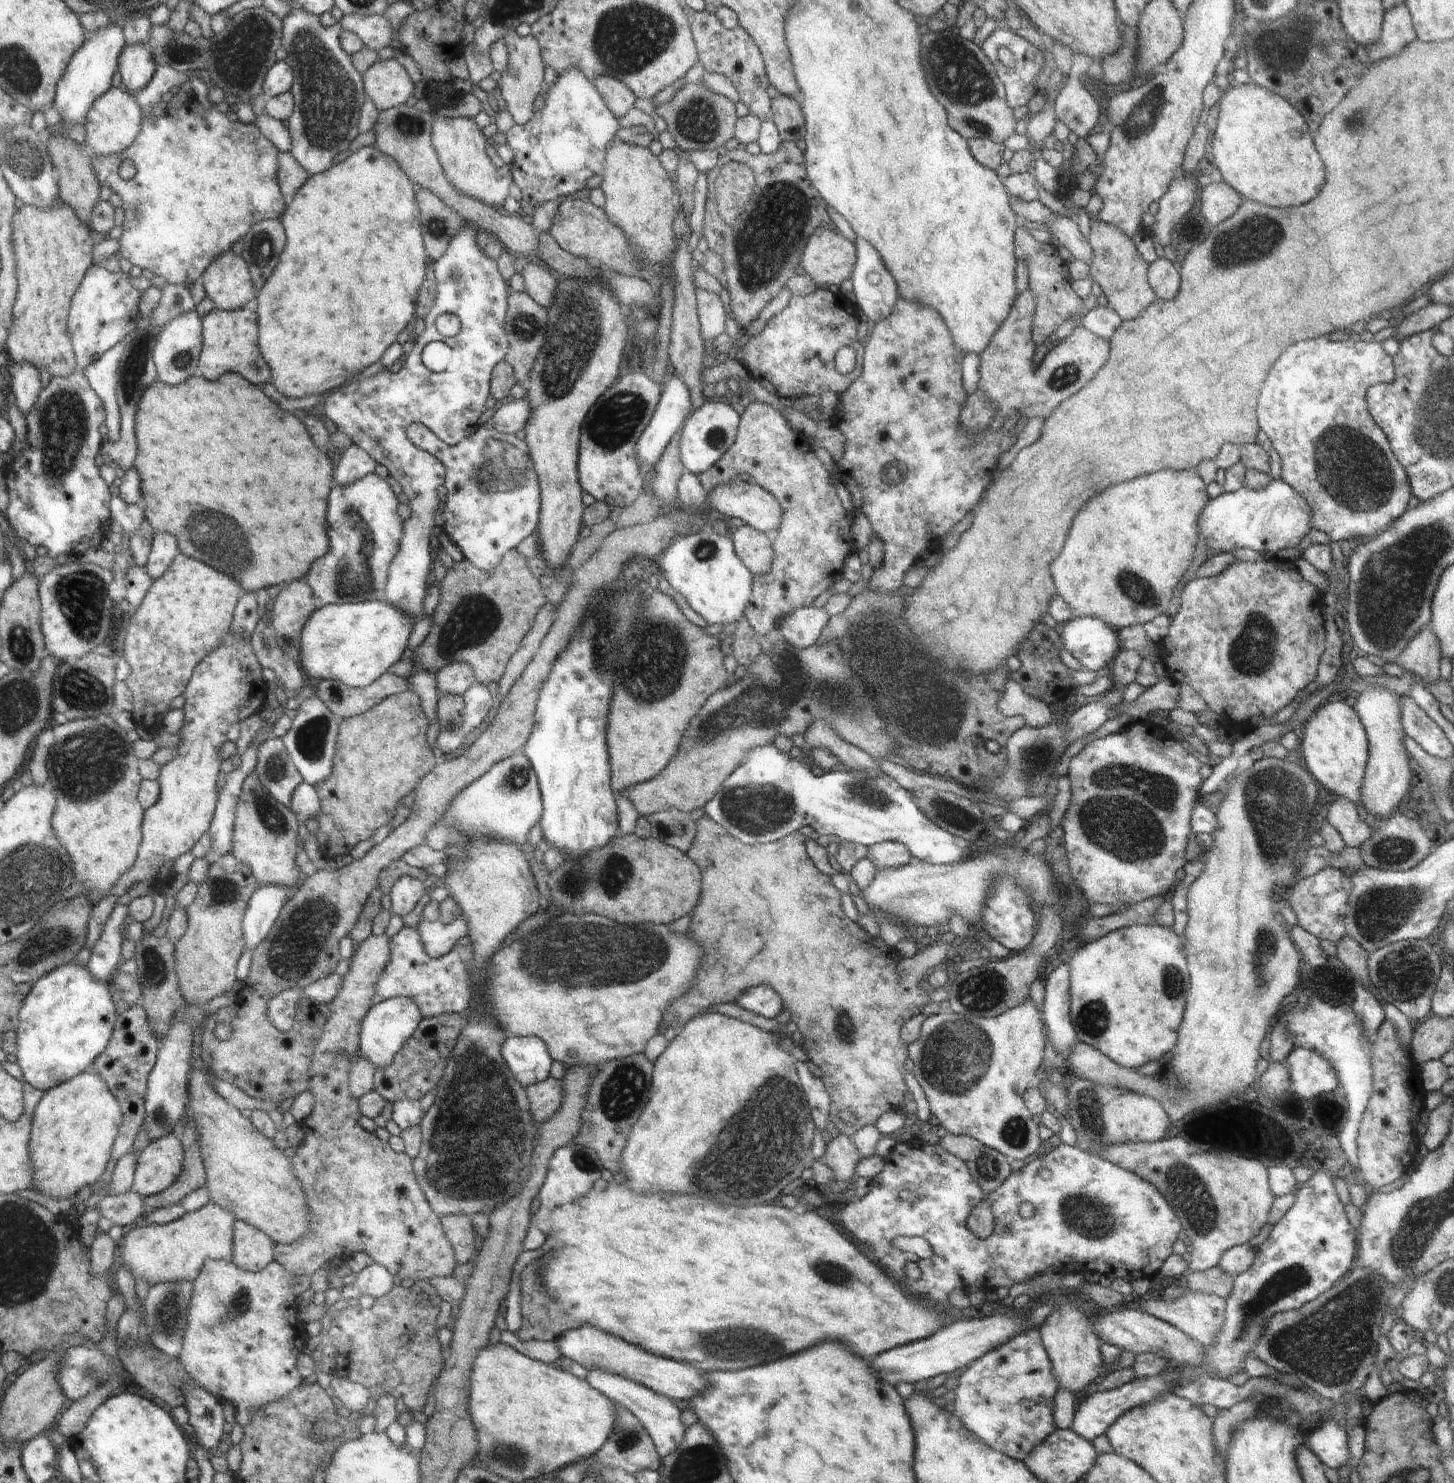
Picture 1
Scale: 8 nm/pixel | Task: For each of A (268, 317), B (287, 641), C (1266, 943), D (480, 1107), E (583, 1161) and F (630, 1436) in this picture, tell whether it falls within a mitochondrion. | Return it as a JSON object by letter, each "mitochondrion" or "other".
{"A":"other","B":"other","C":"mitochondrion","D":"mitochondrion","E":"mitochondrion","F":"mitochondrion"}

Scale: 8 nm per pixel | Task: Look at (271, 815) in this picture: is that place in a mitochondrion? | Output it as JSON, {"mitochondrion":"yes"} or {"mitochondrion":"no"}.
{"mitochondrion":"yes"}

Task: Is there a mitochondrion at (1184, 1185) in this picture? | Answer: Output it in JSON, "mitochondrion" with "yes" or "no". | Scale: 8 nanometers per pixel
{"mitochondrion":"yes"}

